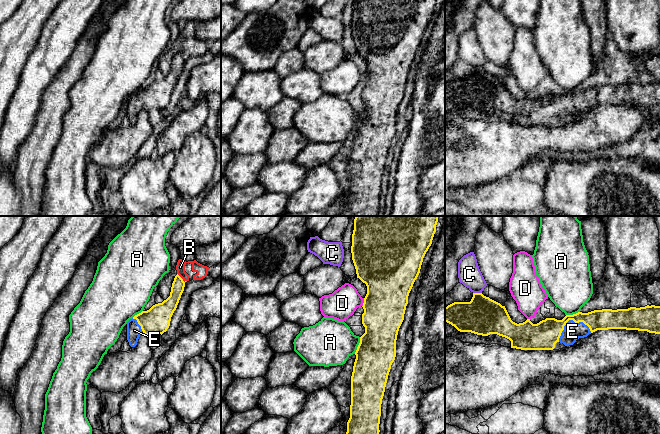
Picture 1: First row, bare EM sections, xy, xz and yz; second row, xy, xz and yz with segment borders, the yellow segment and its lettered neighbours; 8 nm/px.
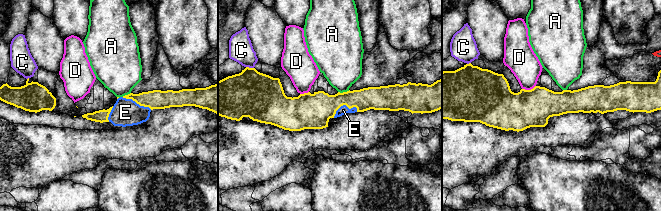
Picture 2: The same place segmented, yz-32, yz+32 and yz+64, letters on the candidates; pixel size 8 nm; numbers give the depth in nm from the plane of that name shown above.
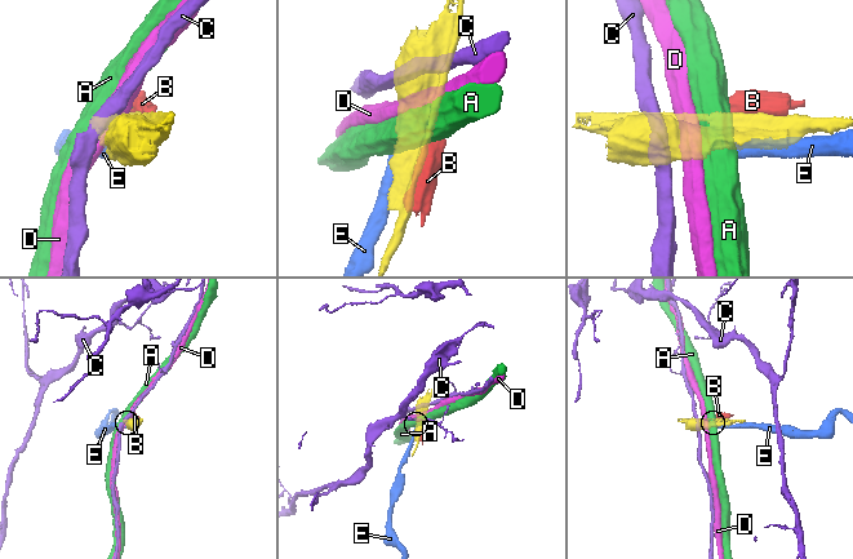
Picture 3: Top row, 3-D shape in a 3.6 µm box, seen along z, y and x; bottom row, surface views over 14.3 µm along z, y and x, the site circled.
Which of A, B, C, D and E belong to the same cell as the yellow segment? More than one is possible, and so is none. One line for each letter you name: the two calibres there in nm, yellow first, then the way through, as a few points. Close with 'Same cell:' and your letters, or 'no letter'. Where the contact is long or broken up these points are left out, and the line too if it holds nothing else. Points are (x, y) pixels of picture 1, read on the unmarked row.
E: 220/150 nm
Same cell: E

